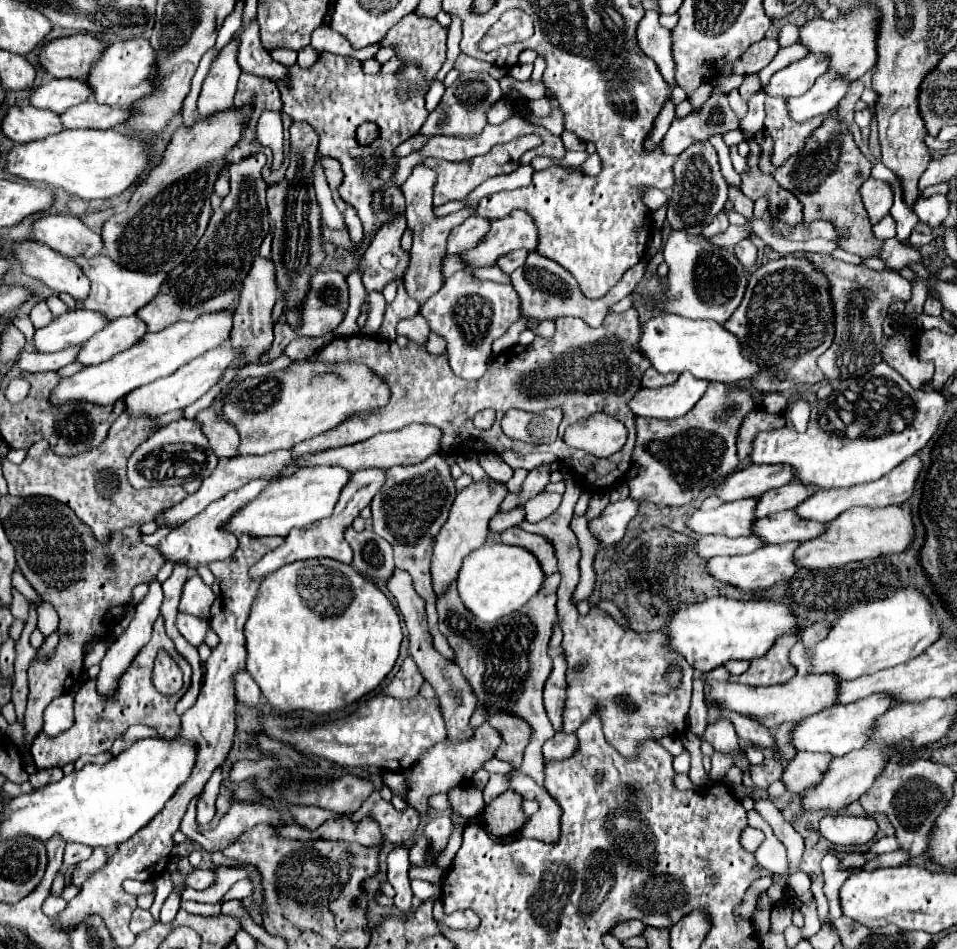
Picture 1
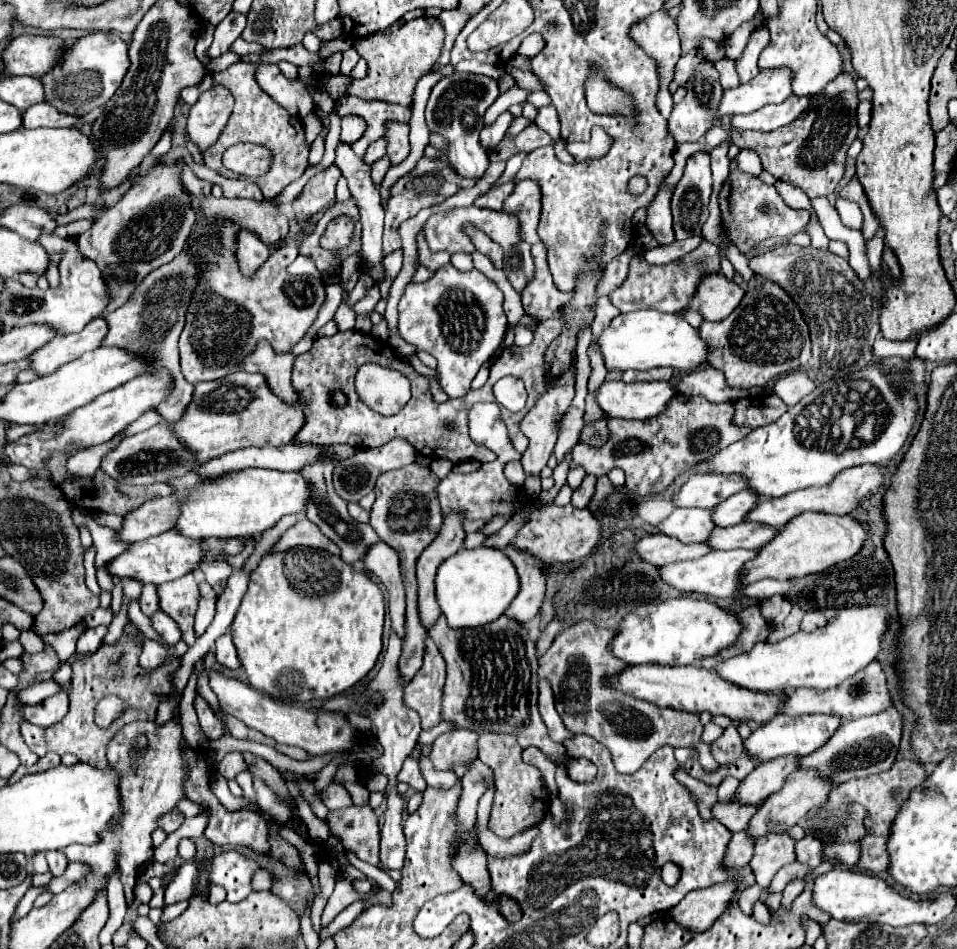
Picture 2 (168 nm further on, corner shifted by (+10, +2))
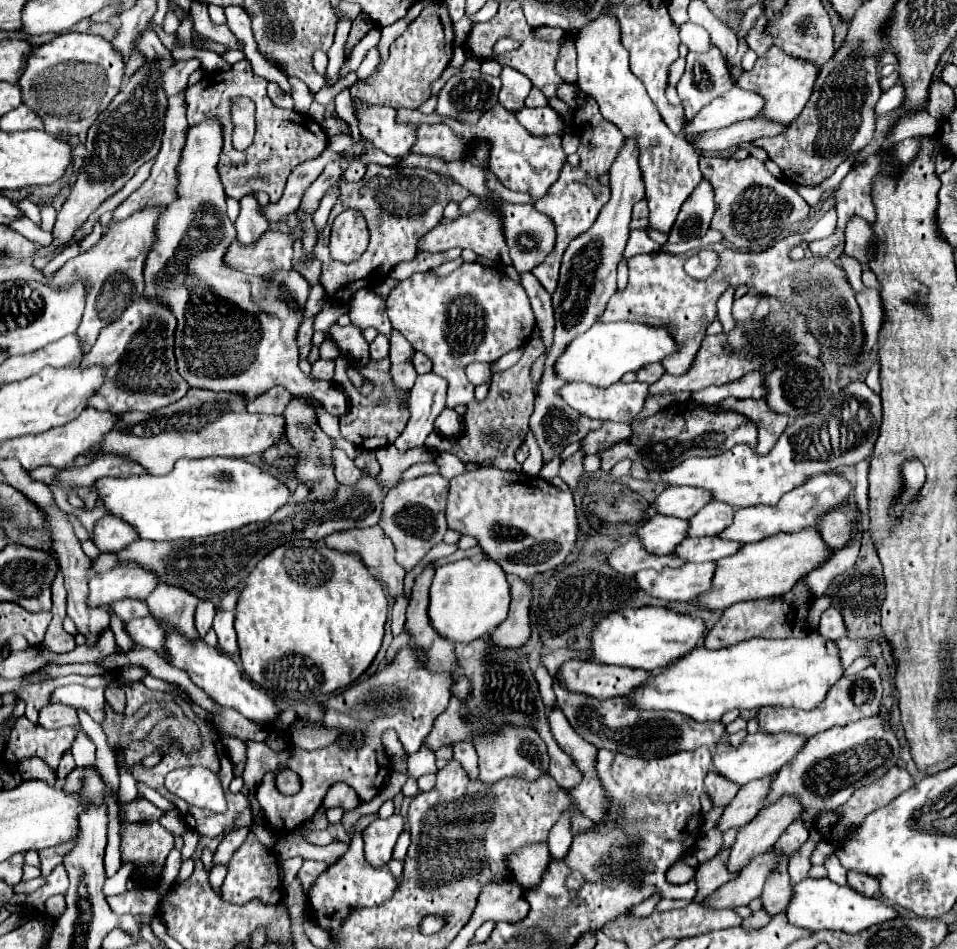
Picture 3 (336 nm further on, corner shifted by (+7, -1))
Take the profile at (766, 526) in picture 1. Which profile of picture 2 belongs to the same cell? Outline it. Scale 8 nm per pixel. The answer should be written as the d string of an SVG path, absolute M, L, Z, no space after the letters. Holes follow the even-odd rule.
M734 525L734 527L716 527L712 535L704 541L710 549L758 549L772 537L776 529L768 529L768 525Z

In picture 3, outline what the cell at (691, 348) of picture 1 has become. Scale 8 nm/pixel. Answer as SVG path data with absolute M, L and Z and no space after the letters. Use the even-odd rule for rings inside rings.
M599 322L595 328L589 328L567 346L563 356L557 360L555 370L567 382L587 382L607 388L619 382L623 374L637 372L639 368L653 362L663 362L663 358L673 356L677 350L679 348L675 338L671 338L671 332L663 326L649 326L639 322Z

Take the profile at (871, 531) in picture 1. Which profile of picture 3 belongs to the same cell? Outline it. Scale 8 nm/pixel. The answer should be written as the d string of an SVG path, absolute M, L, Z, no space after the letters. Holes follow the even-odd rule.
M803 528L791 534L781 532L779 536L769 536L767 540L755 544L745 544L735 556L721 558L717 562L713 588L699 596L695 602L701 608L725 610L731 604L743 600L783 596L797 584L797 580L807 576L811 570L823 566L829 556L833 556L833 552L831 548L827 548L827 544L823 544L823 536L819 536L817 528Z

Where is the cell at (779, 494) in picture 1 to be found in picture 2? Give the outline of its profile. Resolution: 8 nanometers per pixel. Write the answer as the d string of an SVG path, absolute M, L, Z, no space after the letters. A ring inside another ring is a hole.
M748 489L734 493L732 497L728 497L726 501L722 501L720 505L716 505L712 509L712 521L716 527L730 527L730 525L738 525L742 523L744 513L748 513L748 509L752 509L752 505L758 501L758 497L752 497L752 493L748 493Z

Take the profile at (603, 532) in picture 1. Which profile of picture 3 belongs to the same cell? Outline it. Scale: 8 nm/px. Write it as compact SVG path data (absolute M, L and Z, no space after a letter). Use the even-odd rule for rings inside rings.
M485 466L471 468L463 476L451 478L447 494L447 524L451 530L475 536L479 546L491 560L497 560L497 564L507 574L517 574L521 578L529 578L535 572L547 572L563 564L565 558L575 550L579 538L579 522L571 490L563 492L541 478Z

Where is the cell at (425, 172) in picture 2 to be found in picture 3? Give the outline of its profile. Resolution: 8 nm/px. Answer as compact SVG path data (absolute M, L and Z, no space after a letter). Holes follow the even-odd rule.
M369 164L367 172L361 182L347 182L341 184L341 196L337 198L335 206L331 208L329 222L325 230L319 234L319 240L313 248L313 256L321 260L323 270L321 270L321 286L325 288L329 298L339 298L343 302L349 302L351 296L359 288L373 288L377 286L393 266L399 262L413 260L417 256L417 242L419 236L427 234L431 228L435 228L443 220L443 208L449 202L461 202L469 196L467 190L461 190L459 186L453 186L453 180L435 174L435 172L425 172L423 168L387 168L381 164ZM347 208L357 208L363 212L367 224L369 224L369 248L365 254L351 262L335 262L329 256L327 242L329 242L329 228L335 220L335 216Z

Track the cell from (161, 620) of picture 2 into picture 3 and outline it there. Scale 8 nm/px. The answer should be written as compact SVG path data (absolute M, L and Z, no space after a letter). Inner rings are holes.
M153 616L129 620L127 632L131 634L131 638L139 646L151 648L151 650L157 650L157 652L163 650L163 640L167 640L167 632L163 632L163 626Z

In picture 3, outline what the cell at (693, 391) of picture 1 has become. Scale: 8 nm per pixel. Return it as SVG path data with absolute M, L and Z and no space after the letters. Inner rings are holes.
M615 382L609 388L595 388L591 384L567 384L561 388L559 392L563 396L563 400L579 410L581 414L595 418L595 420L611 420L611 422L627 422L631 424L637 414L643 410L645 400L649 398L649 386L643 382L633 382L633 384L623 384L623 382Z

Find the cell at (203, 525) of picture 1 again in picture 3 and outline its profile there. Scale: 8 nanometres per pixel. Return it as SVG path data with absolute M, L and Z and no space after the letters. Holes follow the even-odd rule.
M123 564L115 566L107 572L93 574L89 580L89 606L107 606L121 598L139 598L145 600L151 590L155 590L159 580L155 580L155 572L147 572L147 568L139 568L139 564Z

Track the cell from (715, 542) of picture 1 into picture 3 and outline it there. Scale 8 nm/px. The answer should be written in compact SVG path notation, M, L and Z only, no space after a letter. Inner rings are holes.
M633 536L623 546L615 548L609 554L607 562L609 562L609 566L613 566L621 574L635 574L635 572L647 570L647 568L653 568L657 572L661 572L665 568L679 568L679 564L685 564L687 560L683 560L677 554L673 554L673 556L651 556L651 552L647 552L643 548L643 544L639 544L639 540L635 540L635 536Z

